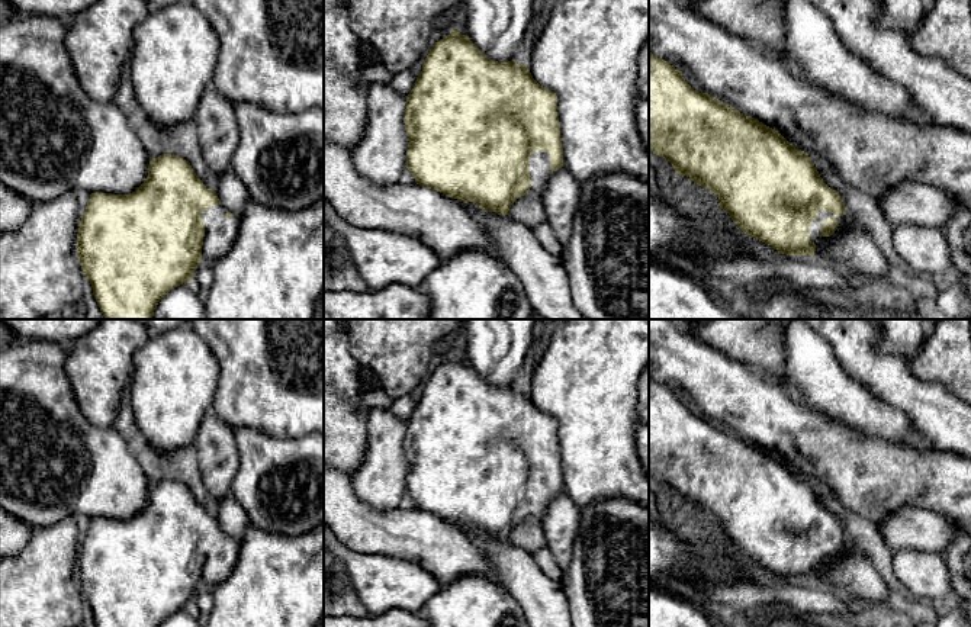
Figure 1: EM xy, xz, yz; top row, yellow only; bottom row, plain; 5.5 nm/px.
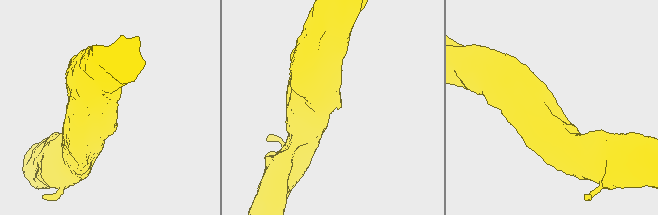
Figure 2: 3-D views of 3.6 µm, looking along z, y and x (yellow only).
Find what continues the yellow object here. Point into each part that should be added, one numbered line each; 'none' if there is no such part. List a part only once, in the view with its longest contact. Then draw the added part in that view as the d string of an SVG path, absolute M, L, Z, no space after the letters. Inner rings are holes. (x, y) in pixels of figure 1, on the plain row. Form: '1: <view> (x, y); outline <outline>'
1: yz (851, 572); outline M819 536L819 543L810 552L810 566L816 569L814 581L845 594L868 612L888 612L894 608L888 588L871 559L853 546L845 536L836 541L837 554L830 562L822 562L822 547L832 537Z

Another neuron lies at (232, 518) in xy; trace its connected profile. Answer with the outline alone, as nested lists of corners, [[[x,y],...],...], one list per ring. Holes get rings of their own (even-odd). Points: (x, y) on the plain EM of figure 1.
[[[228,493],[219,504],[216,520],[221,530],[238,544],[250,527],[250,518],[232,493]]]

